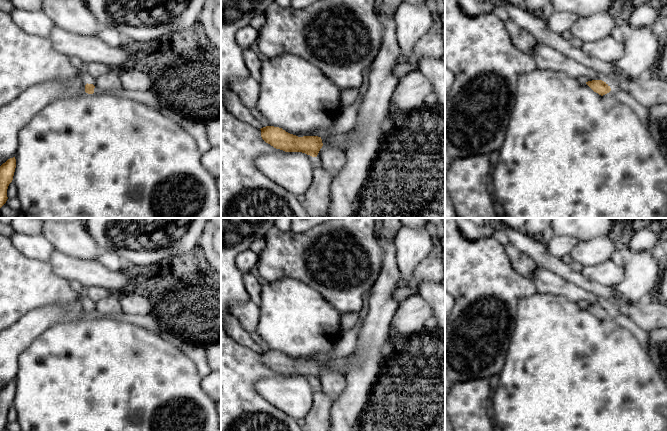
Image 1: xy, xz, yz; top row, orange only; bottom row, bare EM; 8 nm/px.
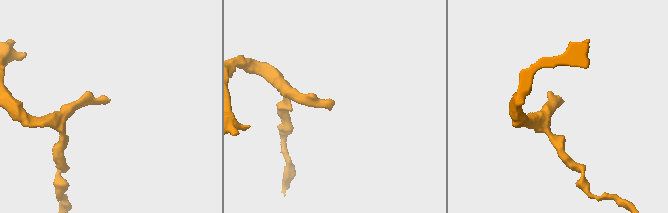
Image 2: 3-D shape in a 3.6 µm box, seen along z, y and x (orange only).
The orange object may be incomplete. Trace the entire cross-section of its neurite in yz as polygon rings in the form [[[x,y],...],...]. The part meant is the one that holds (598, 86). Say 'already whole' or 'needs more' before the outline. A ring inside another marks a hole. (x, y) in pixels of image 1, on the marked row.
already whole; [[[592,80],[586,82],[586,84],[596,93],[603,96],[611,91],[610,86],[602,80]]]

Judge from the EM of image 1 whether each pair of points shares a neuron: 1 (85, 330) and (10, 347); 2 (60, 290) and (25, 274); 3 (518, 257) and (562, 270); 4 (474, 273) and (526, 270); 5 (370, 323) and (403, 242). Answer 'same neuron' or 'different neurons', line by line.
1: different neurons
2: same neuron
3: different neurons
4: different neurons
5: different neurons

